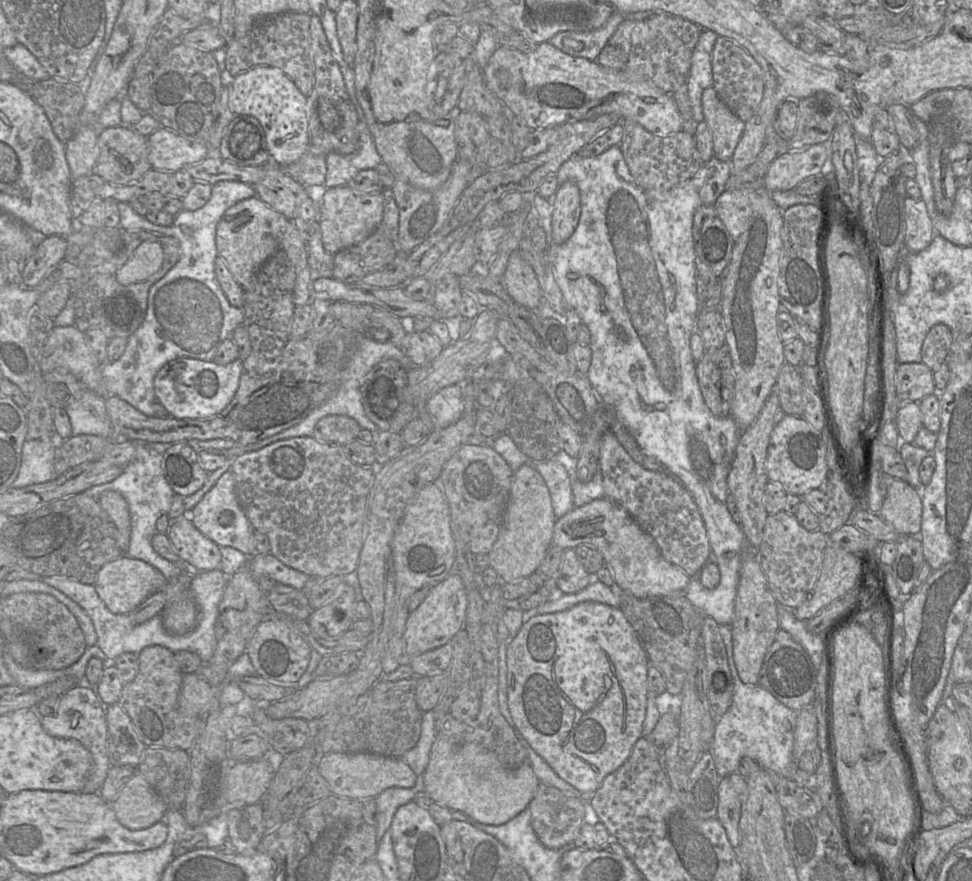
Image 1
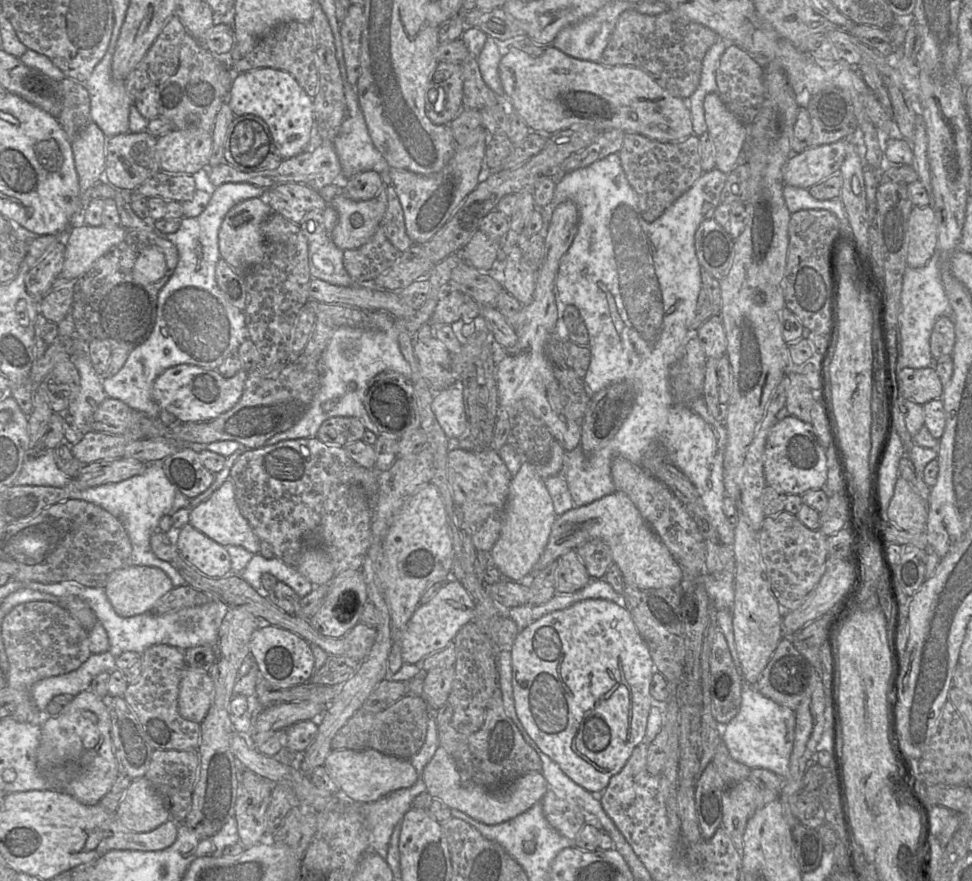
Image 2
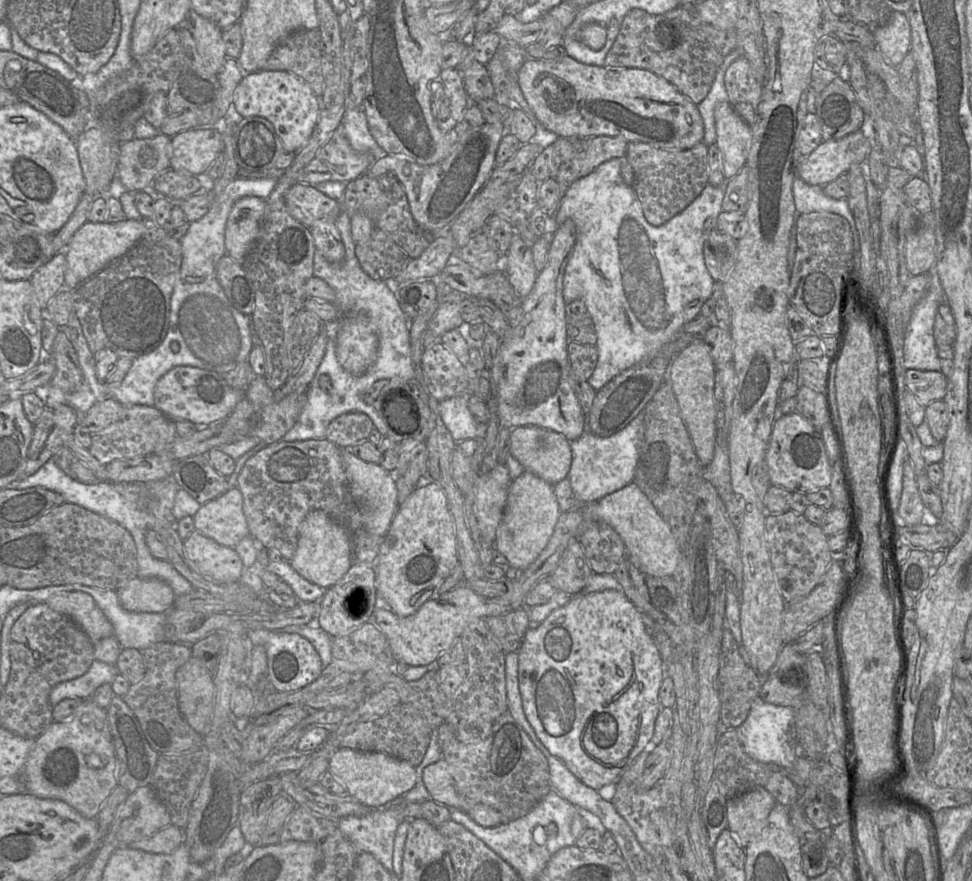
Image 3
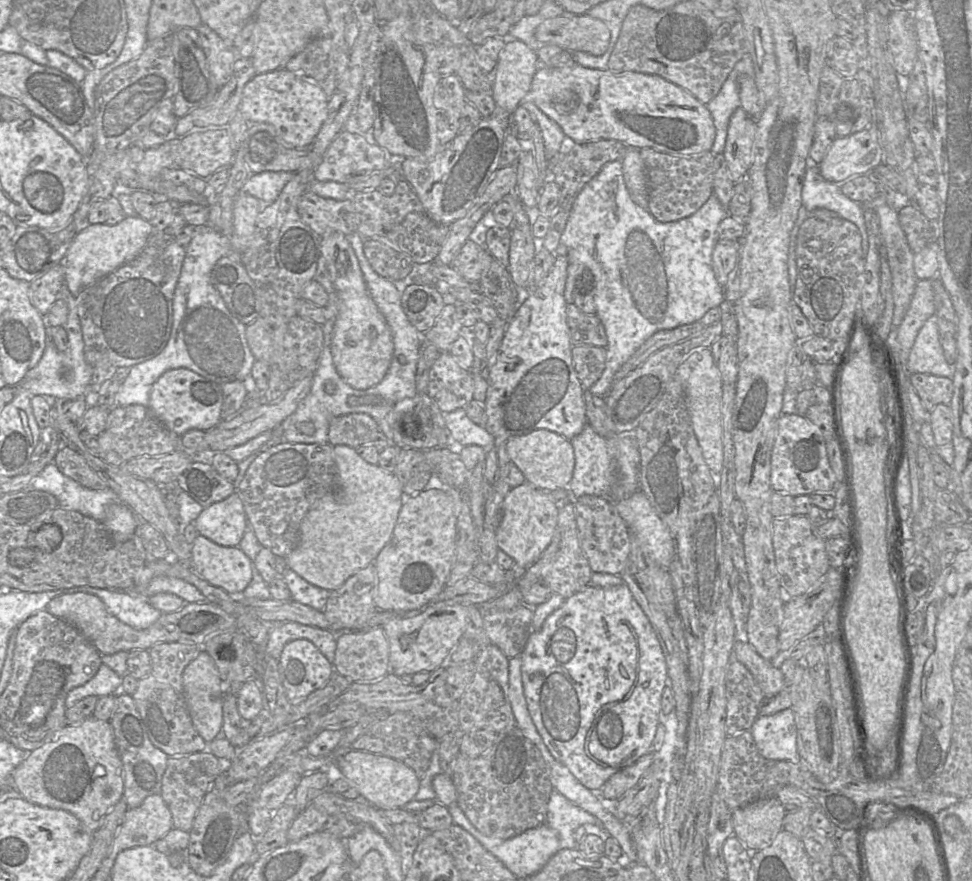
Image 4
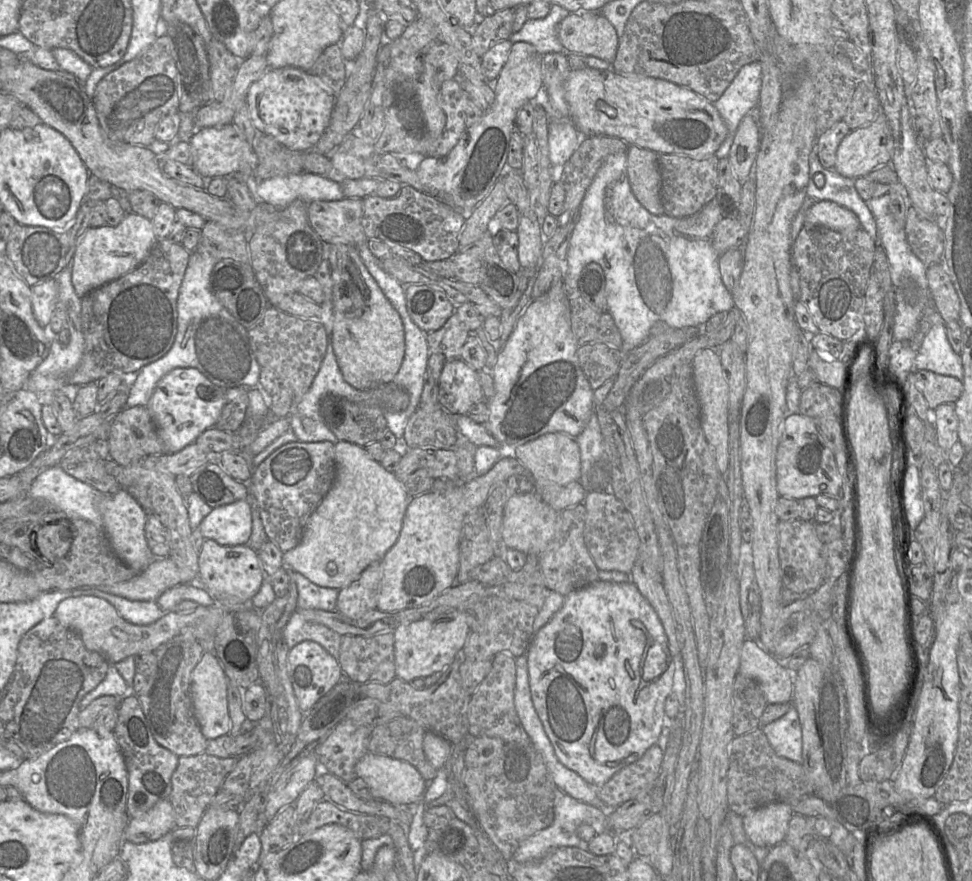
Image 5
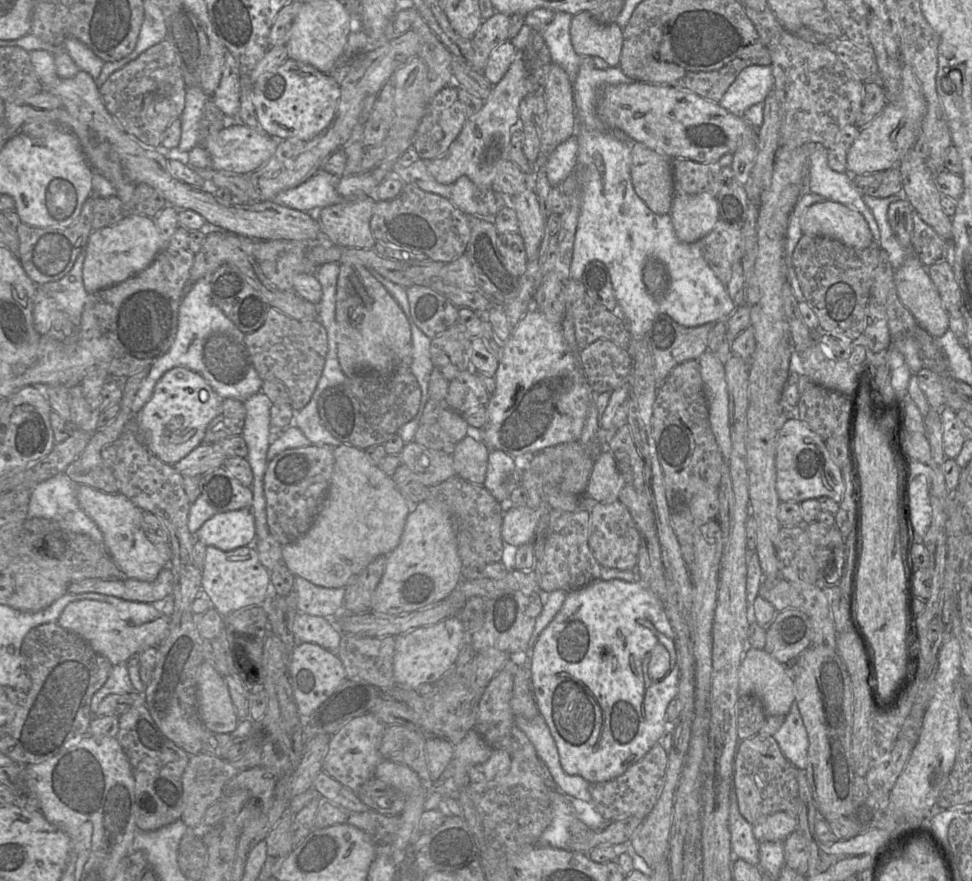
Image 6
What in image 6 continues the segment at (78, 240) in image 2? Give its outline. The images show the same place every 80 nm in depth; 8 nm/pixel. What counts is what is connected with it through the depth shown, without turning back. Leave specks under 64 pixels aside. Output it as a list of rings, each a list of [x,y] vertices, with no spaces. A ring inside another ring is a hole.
[[[135,212],[126,213],[114,226],[93,230],[85,246],[83,284],[88,293],[125,281],[147,268],[165,247],[154,218]]]

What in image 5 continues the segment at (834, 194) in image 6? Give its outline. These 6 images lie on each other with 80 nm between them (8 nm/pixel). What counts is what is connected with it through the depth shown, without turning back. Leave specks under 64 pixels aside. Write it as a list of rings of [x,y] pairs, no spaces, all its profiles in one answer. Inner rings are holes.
[[[815,143],[809,155],[809,180],[806,187],[806,196],[813,199],[815,202],[824,200],[831,201],[854,212],[859,219],[861,227],[877,245],[878,236],[875,219],[866,205],[866,202],[859,196],[854,185],[854,180],[853,178],[844,177],[834,170],[827,170],[824,168],[819,162]]]

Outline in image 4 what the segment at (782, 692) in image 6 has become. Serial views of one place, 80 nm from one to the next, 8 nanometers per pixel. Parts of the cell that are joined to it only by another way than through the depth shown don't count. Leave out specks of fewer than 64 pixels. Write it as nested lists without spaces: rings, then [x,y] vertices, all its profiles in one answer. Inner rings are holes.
[[[736,641],[734,655],[752,673],[765,697],[773,697],[785,686],[782,671],[772,661],[764,659],[749,642]]]

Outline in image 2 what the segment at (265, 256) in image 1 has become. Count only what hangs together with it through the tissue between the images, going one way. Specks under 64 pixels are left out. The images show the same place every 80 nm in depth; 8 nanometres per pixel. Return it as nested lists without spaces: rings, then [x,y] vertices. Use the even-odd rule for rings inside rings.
[[[256,197],[236,204],[226,214],[218,233],[219,252],[237,274],[245,276],[262,260],[266,246],[262,227],[272,212],[265,198]]]

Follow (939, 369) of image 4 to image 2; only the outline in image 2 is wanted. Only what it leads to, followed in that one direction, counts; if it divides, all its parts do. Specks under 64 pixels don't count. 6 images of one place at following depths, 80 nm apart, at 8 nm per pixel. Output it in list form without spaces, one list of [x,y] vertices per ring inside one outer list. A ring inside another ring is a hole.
[[[935,252],[925,266],[905,269],[901,292],[898,323],[900,329],[900,352],[898,371],[902,368],[935,369],[935,360],[930,352],[930,336],[936,320],[941,316],[951,316],[951,306],[944,291],[940,276],[941,257]]]

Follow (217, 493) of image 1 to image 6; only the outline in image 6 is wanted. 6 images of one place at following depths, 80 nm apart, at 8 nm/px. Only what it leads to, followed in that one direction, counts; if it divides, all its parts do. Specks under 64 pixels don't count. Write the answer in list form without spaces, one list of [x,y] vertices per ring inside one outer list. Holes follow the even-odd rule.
[[[250,509],[216,513],[195,533],[206,546],[231,551],[248,546],[256,538],[253,514]]]

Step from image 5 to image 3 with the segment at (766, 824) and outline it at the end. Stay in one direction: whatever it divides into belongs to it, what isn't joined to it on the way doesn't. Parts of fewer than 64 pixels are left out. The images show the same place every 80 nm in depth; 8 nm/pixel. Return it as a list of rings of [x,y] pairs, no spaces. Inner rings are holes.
[[[756,787],[727,800],[728,829],[736,836],[741,847],[745,849],[748,843],[760,833],[776,803],[776,799],[764,787]]]

